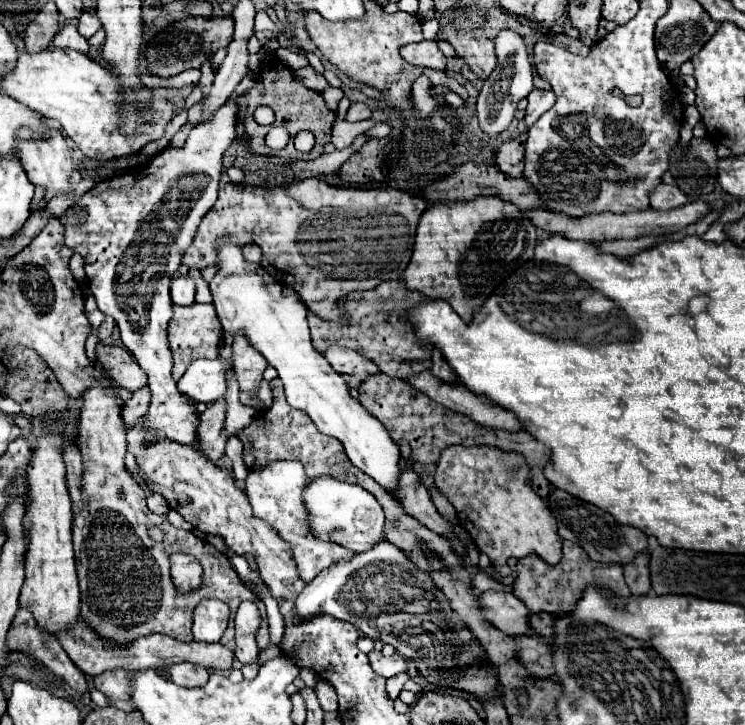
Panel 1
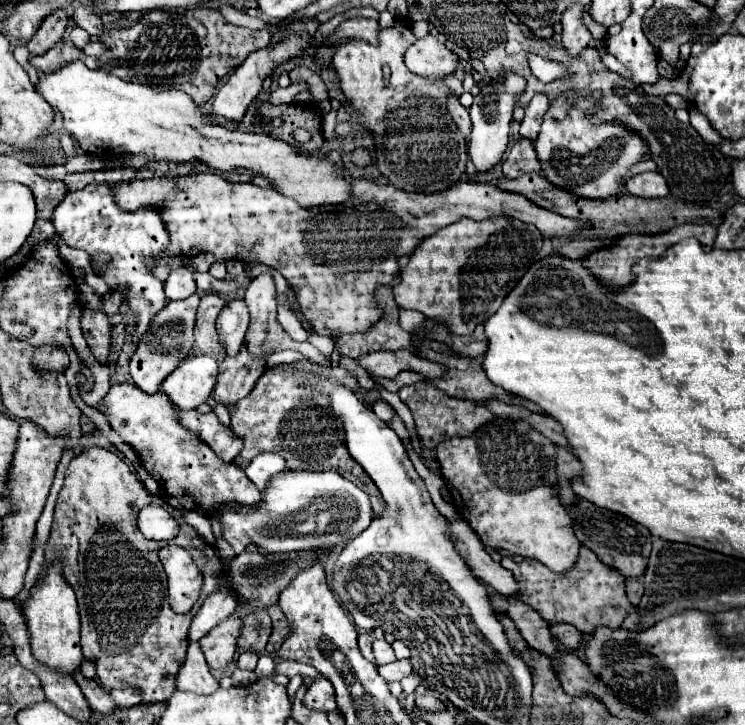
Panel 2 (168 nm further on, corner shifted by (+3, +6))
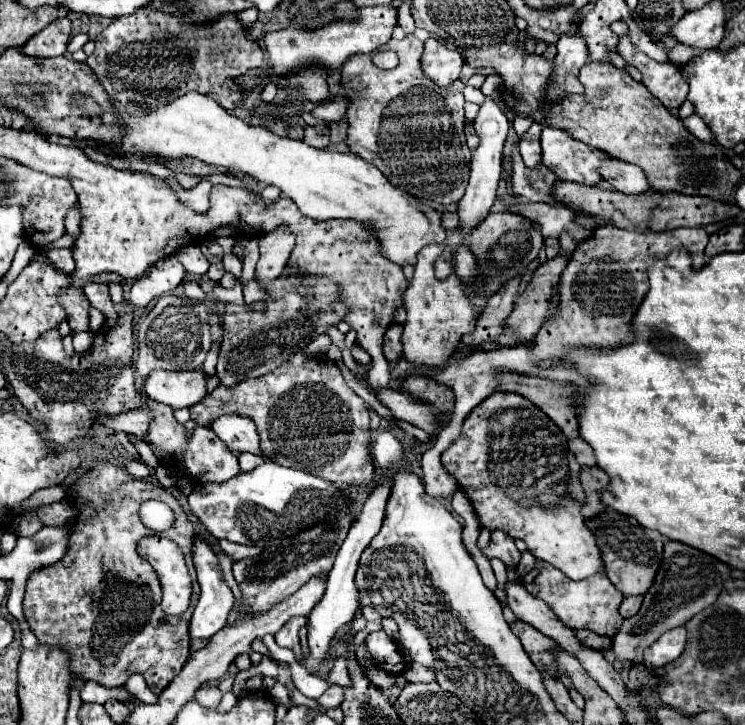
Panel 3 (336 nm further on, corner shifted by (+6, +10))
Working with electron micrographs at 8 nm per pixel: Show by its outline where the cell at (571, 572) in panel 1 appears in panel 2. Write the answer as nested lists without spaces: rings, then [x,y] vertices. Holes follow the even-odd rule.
[[[580,547],[578,561],[572,569],[564,573],[554,573],[546,565],[524,559],[522,563],[512,563],[512,573],[518,583],[516,597],[536,609],[548,623],[570,623],[582,633],[592,633],[596,625],[620,627],[622,621],[636,609],[624,591],[624,577],[620,571],[604,565],[588,547]],[[616,607],[624,611],[616,611]]]

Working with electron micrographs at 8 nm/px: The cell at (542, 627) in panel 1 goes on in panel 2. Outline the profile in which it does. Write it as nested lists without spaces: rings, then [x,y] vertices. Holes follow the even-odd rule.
[[[568,623],[550,625],[550,633],[552,633],[562,645],[566,645],[566,647],[570,647],[570,649],[574,649],[574,647],[580,645],[580,637],[582,637],[582,633],[576,631],[576,629],[574,629],[572,625],[568,625]]]

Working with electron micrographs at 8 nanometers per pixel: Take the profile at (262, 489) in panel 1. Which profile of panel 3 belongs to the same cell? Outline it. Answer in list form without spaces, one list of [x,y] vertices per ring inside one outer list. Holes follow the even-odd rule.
[[[239,453],[239,465],[241,465],[241,471],[251,471],[255,469],[257,465],[261,465],[265,459],[259,457],[259,455],[253,455],[253,453]]]

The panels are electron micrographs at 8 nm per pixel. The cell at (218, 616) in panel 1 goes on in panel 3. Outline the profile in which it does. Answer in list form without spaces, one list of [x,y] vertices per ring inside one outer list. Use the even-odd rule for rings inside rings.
[[[195,537],[193,541],[193,561],[195,561],[195,569],[197,569],[197,581],[201,585],[201,595],[199,601],[195,605],[191,623],[189,623],[189,635],[191,637],[201,637],[201,639],[211,639],[219,629],[225,627],[227,623],[227,615],[233,609],[233,593],[227,587],[221,567],[219,567],[219,559],[213,553],[213,549],[209,547],[207,541],[203,541],[201,537]]]

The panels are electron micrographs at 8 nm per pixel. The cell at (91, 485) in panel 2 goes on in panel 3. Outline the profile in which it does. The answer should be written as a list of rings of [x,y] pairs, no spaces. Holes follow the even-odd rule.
[[[101,461],[91,471],[79,475],[75,485],[71,487],[71,503],[79,511],[79,515],[77,515],[77,521],[73,523],[69,549],[57,565],[39,569],[29,577],[27,593],[23,599],[23,613],[41,645],[49,649],[63,649],[69,655],[69,669],[73,677],[83,679],[83,681],[95,681],[103,687],[121,687],[127,683],[127,679],[133,673],[141,673],[147,687],[155,687],[155,693],[159,695],[173,681],[173,677],[177,677],[177,673],[183,669],[185,661],[191,655],[187,629],[189,629],[193,607],[199,597],[199,583],[197,579],[193,579],[191,605],[183,615],[173,617],[173,615],[163,613],[159,605],[161,587],[159,587],[157,575],[153,567],[137,555],[137,541],[153,533],[141,523],[141,517],[139,517],[141,503],[149,499],[167,503],[171,511],[175,513],[177,533],[163,533],[163,535],[181,547],[189,573],[191,577],[195,577],[193,555],[191,555],[195,531],[193,531],[191,521],[181,511],[181,505],[177,503],[177,499],[161,485],[135,479],[123,467]]]

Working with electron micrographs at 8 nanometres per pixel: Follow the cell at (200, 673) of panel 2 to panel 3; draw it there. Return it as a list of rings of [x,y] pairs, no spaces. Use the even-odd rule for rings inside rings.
[[[203,685],[197,695],[195,695],[195,701],[207,709],[215,709],[219,703],[221,703],[221,697],[223,693],[219,691],[219,687],[215,685]]]

